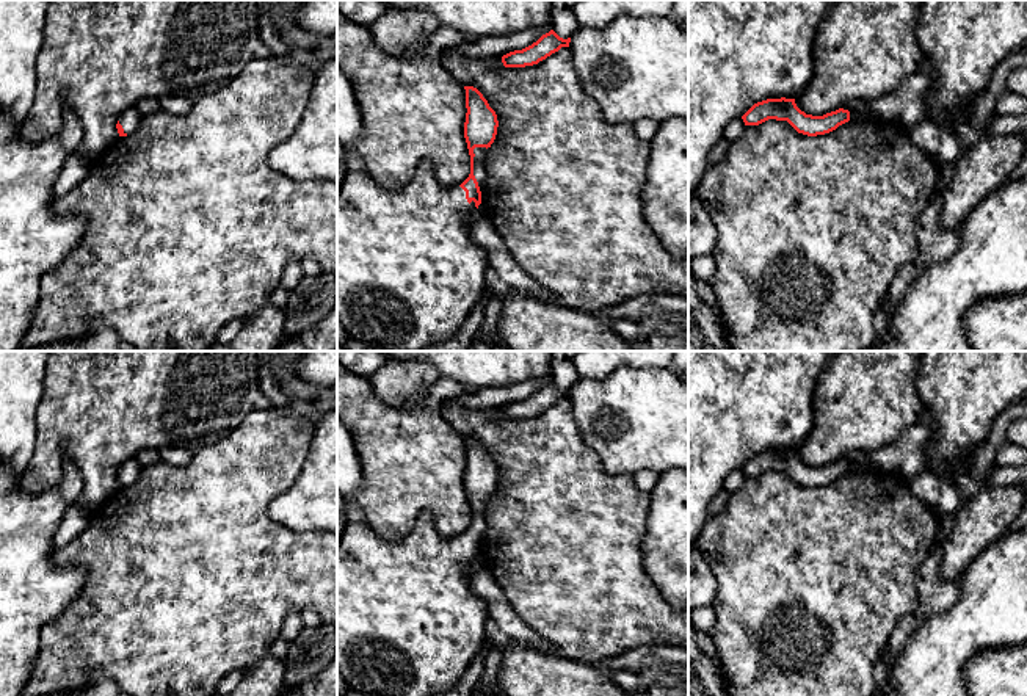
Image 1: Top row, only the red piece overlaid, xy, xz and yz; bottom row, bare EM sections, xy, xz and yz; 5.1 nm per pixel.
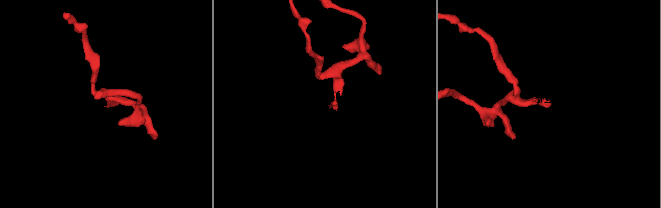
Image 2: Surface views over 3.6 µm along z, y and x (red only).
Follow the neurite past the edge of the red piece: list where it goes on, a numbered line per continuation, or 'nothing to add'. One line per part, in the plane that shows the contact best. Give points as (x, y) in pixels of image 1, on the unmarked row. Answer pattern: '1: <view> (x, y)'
1: xz (479, 511)

